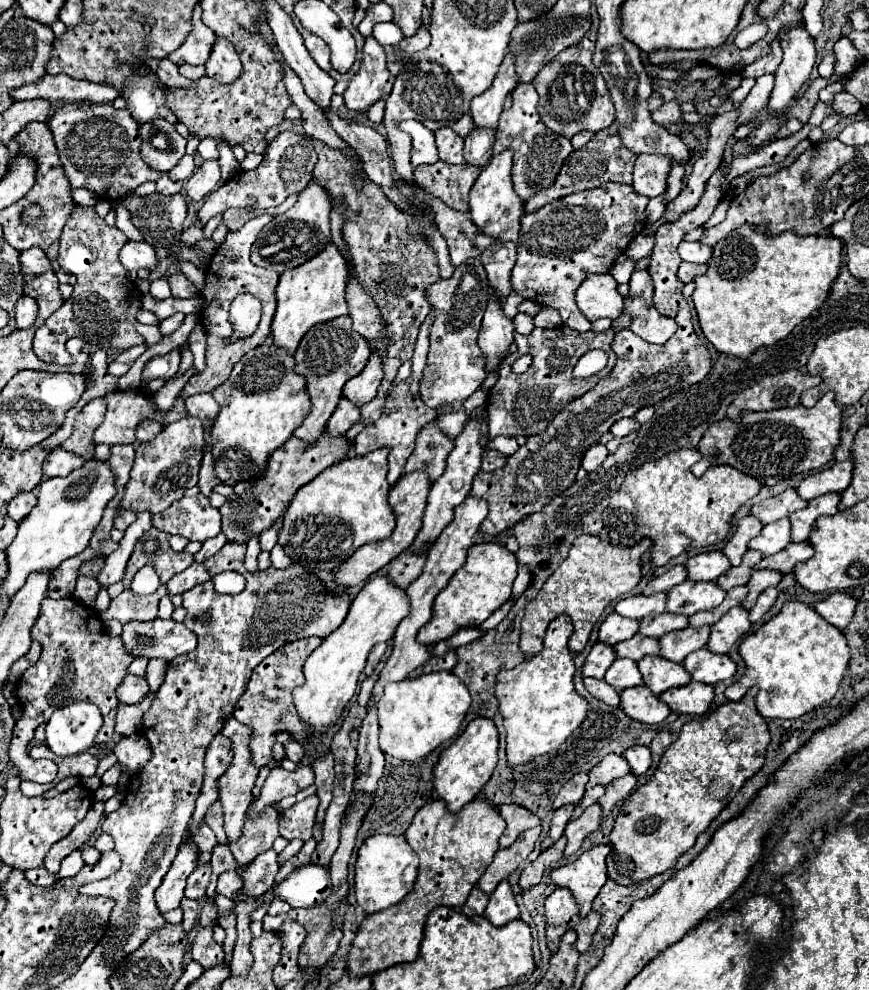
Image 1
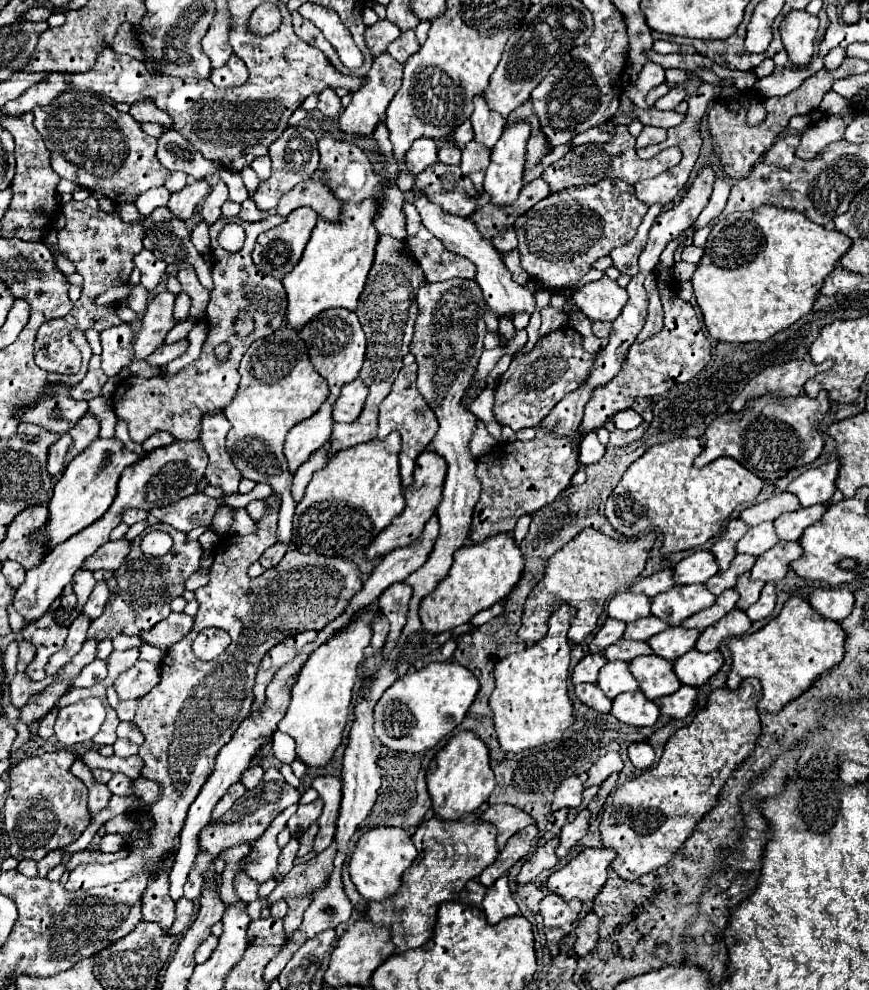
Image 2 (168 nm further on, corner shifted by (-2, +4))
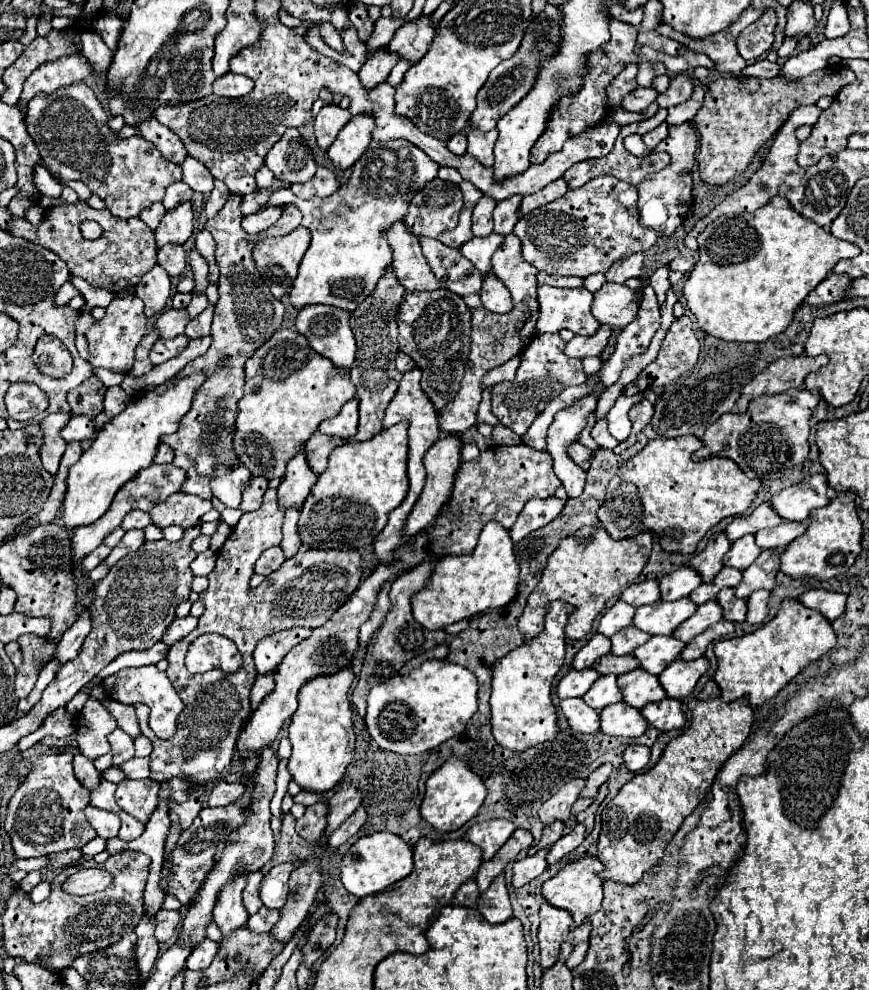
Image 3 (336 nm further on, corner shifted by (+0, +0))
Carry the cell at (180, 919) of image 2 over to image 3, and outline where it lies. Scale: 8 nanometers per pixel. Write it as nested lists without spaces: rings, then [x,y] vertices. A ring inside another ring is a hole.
[[[162,908],[162,910],[156,914],[156,940],[158,940],[160,944],[170,942],[170,940],[176,936],[176,932],[178,932],[180,920],[182,920],[180,912],[176,912],[176,910],[164,910],[164,908]]]

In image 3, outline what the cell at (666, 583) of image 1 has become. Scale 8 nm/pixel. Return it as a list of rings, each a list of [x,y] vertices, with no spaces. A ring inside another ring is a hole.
[[[646,580],[646,582],[638,582],[628,586],[622,594],[620,600],[624,600],[626,604],[638,608],[644,604],[652,604],[660,598],[660,590],[658,590],[658,582],[656,580]]]

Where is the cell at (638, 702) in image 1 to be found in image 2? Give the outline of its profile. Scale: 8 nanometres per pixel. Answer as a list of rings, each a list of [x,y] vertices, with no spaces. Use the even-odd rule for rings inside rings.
[[[640,690],[618,694],[610,712],[620,722],[632,726],[654,726],[660,716],[658,706],[652,700],[648,700]]]

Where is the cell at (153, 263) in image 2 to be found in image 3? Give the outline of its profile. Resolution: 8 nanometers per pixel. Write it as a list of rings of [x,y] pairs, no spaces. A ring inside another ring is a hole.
[[[154,266],[140,284],[136,286],[136,296],[144,302],[146,318],[160,314],[170,298],[170,278],[162,266]]]

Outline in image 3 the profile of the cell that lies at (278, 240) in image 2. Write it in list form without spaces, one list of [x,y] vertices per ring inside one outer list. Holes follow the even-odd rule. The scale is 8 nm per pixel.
[[[296,228],[286,236],[268,236],[254,248],[254,262],[270,292],[280,300],[292,288],[296,280],[298,264],[308,250],[310,232],[306,228]]]

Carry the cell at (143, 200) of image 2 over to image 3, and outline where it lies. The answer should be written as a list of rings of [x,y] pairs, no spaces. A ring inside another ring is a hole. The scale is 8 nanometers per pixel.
[[[154,204],[152,208],[148,208],[146,212],[142,212],[140,214],[140,218],[154,230],[158,224],[160,224],[160,220],[164,218],[164,214],[166,214],[166,210],[164,210],[164,206],[162,204]]]

